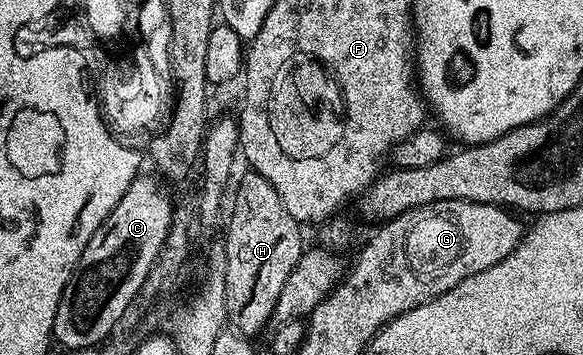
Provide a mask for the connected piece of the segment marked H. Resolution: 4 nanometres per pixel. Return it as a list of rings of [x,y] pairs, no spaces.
[[[246,171],[246,174],[238,181],[238,190],[234,193],[234,210],[230,213],[230,226],[226,229],[224,244],[226,247],[226,316],[229,324],[244,336],[254,339],[265,327],[271,324],[276,307],[276,299],[280,299],[280,291],[292,275],[292,267],[300,259],[304,252],[302,245],[302,233],[300,223],[292,219],[288,207],[276,195],[276,187],[264,179],[264,175],[253,171]]]

